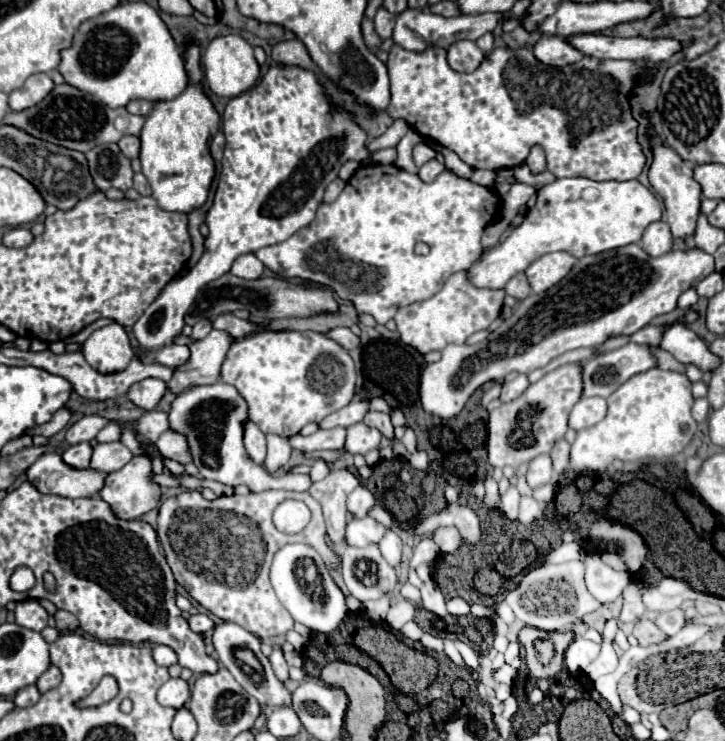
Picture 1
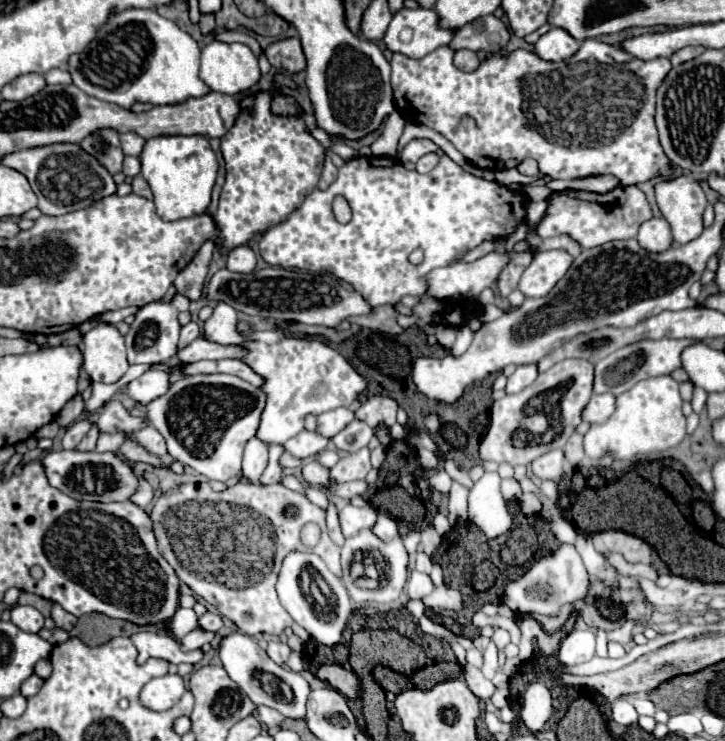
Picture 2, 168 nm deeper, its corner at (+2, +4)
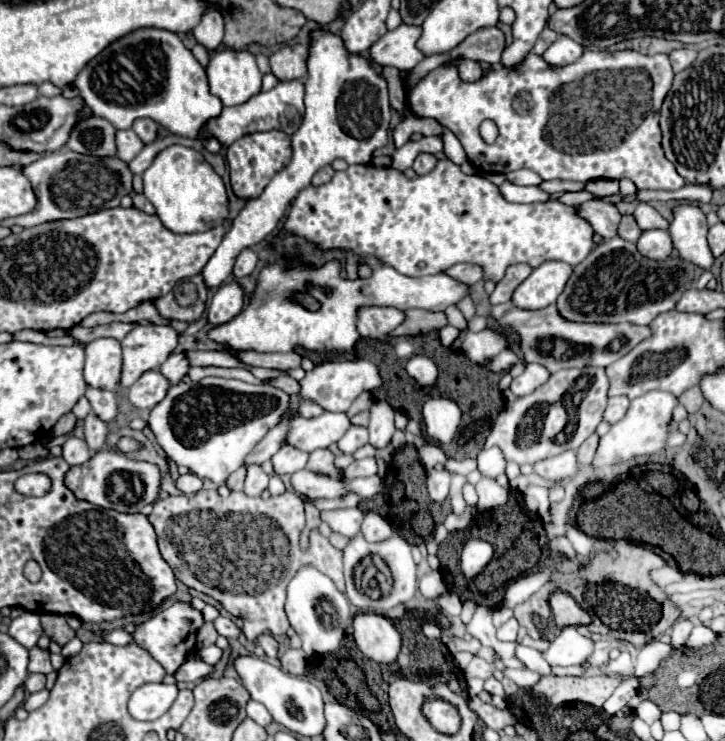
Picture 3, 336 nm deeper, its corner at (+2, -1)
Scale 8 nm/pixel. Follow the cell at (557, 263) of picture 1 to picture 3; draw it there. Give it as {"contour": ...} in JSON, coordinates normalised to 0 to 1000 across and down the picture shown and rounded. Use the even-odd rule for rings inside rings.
{"contour":[[[749,354],[741,359],[730,375],[724,375],[708,394],[708,408],[713,416],[741,418],[766,410],[768,399],[777,394],[790,362],[779,354]]]}

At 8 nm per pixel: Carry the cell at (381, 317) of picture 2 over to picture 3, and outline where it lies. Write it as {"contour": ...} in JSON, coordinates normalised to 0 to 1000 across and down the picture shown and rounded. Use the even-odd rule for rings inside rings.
{"contour":[[[564,418],[559,421],[559,432],[539,445],[539,453],[575,453],[594,445],[606,445],[617,437],[611,421],[586,421],[586,418]]]}

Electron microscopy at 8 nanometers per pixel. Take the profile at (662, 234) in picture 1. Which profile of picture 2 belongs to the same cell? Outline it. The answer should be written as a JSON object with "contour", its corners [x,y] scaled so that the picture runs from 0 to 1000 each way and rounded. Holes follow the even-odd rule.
{"contour":[[[906,293],[892,296],[881,306],[879,325],[892,339],[901,339],[901,341],[920,339],[926,333],[926,328],[928,328],[928,323],[926,323],[926,306],[923,306],[923,301],[917,296],[906,296]]]}

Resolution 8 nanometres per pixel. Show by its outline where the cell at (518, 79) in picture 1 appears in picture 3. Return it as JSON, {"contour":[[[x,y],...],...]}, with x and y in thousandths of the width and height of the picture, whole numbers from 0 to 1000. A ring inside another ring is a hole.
{"contour":[[[807,67],[804,76],[790,84],[790,86],[782,86],[782,89],[760,89],[754,86],[746,76],[741,73],[730,73],[721,84],[716,84],[713,89],[708,92],[688,92],[688,94],[677,94],[672,97],[663,108],[658,111],[639,111],[630,100],[630,92],[625,86],[611,86],[608,92],[600,92],[597,97],[592,97],[586,105],[581,105],[578,111],[567,113],[564,111],[564,94],[556,94],[553,97],[553,111],[556,111],[556,119],[561,124],[561,143],[564,143],[564,151],[578,157],[578,159],[597,159],[603,162],[608,170],[619,173],[630,186],[633,192],[639,194],[641,200],[641,208],[647,213],[647,219],[666,235],[680,235],[680,232],[688,232],[688,235],[702,235],[708,229],[716,229],[716,227],[730,227],[735,232],[741,232],[749,243],[793,243],[793,246],[810,246],[810,243],[823,243],[823,240],[846,240],[846,243],[857,243],[857,240],[868,240],[879,256],[937,256],[945,246],[942,240],[934,235],[931,224],[914,211],[914,200],[912,200],[912,175],[909,175],[909,146],[912,146],[912,138],[917,132],[917,127],[923,124],[926,119],[926,111],[928,111],[928,94],[926,94],[926,84],[923,84],[923,76],[920,73],[903,73],[903,76],[887,76],[876,67],[859,67],[859,70],[834,70],[834,67]],[[713,127],[730,127],[730,140],[732,146],[727,151],[716,151],[710,148],[710,132]],[[666,162],[680,162],[688,173],[688,184],[686,189],[674,197],[666,192],[666,186],[661,184],[661,167]]]}

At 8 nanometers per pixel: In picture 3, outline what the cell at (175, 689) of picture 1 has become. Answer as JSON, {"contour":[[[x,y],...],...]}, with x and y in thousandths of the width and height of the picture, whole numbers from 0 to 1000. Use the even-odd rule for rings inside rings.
{"contour":[[[197,923],[178,945],[178,964],[186,972],[217,972],[239,953],[244,937],[247,928],[241,923]]]}

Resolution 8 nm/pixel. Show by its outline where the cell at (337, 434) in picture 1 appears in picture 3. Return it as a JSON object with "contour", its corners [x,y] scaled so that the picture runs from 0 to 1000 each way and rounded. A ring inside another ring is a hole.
{"contour":[[[390,602],[374,621],[377,621],[377,632],[379,632],[379,640],[390,642],[390,640],[404,640],[415,632],[421,632],[423,626],[423,618],[426,613],[407,605],[407,602]]]}

